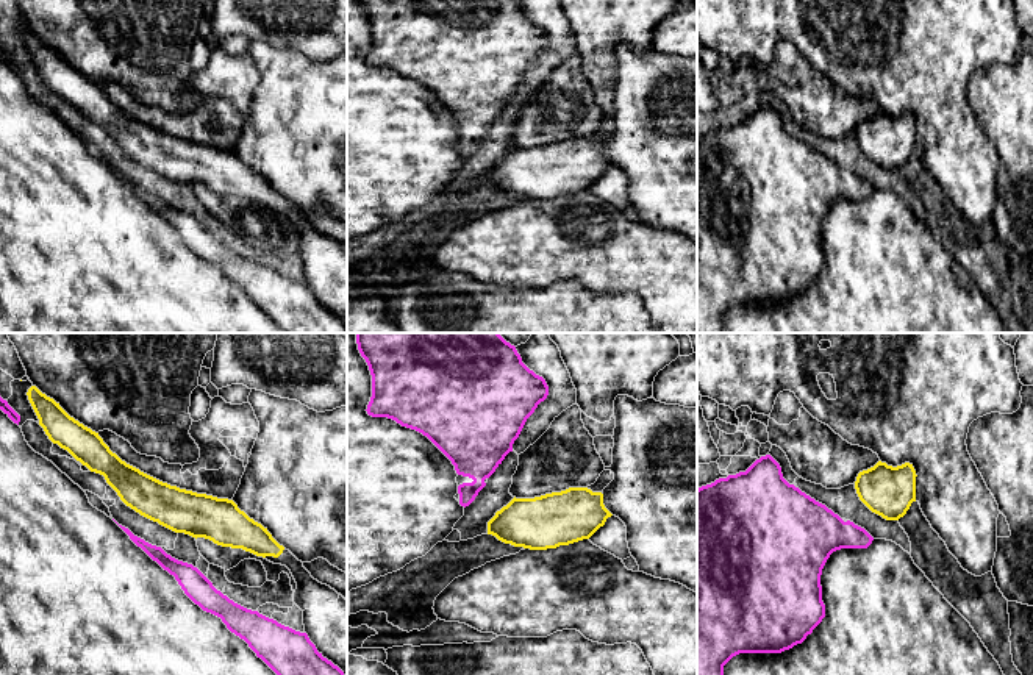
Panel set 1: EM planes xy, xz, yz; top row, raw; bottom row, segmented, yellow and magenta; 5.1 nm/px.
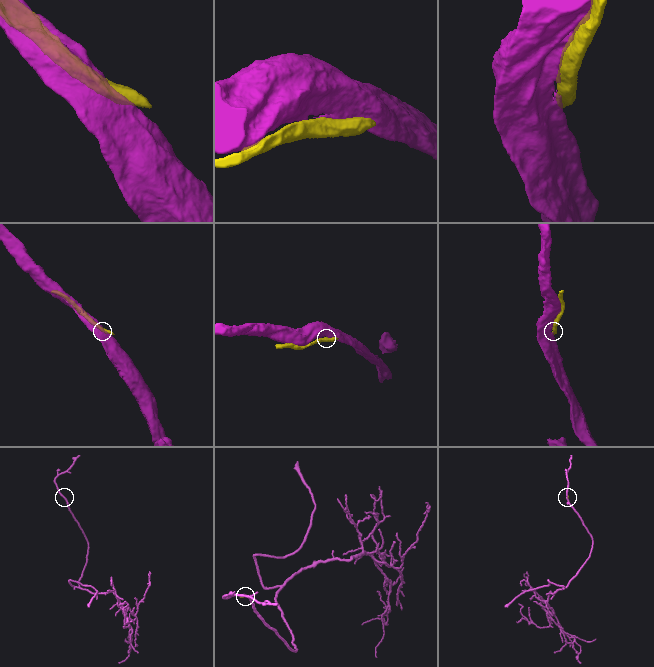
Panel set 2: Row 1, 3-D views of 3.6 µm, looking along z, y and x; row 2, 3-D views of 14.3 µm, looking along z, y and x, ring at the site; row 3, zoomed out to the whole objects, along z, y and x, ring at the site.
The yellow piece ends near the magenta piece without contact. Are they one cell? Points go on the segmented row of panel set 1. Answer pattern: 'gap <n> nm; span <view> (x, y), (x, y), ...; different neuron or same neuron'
gap 80 nm; span xy (33, 408), (19, 416); different neuron

